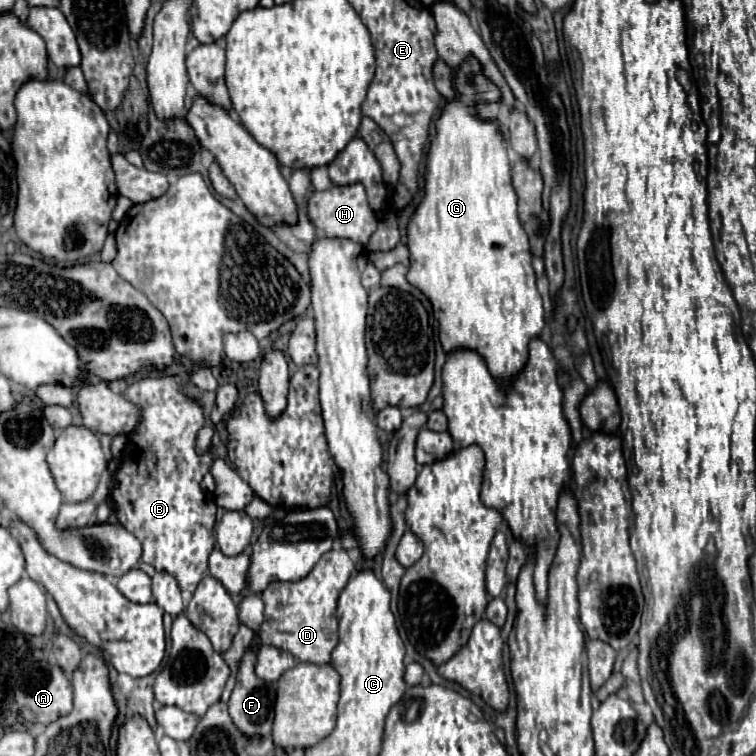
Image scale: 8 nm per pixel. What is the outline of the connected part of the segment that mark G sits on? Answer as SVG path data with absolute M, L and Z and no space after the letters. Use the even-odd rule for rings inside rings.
M469 59L457 69L455 85L461 99L447 103L437 119L437 137L427 155L425 197L407 227L407 247L411 253L407 281L429 297L433 315L439 321L443 351L477 351L485 359L485 365L499 387L509 389L529 359L531 339L539 337L543 331L543 299L535 285L529 239L517 217L517 195L511 187L507 141L497 131L499 89L479 73L479 63L475 59ZM467 75L475 77L473 85L465 81Z

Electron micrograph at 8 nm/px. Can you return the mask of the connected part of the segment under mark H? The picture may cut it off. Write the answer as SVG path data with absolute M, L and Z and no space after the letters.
M361 183L355 185L343 185L343 187L331 187L327 191L315 191L309 197L309 205L307 205L307 215L309 221L315 225L315 229L323 235L323 237L339 237L339 239L351 239L355 243L367 245L371 235L377 229L377 217L375 213L369 209L367 205L367 195Z

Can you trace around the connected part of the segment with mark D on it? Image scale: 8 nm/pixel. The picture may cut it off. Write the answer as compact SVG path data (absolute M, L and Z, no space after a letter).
M331 549L319 559L305 579L295 583L271 583L261 593L265 603L265 619L259 629L259 641L263 645L289 651L297 661L317 665L329 663L331 651L337 645L337 599L353 571L355 565L345 549Z

